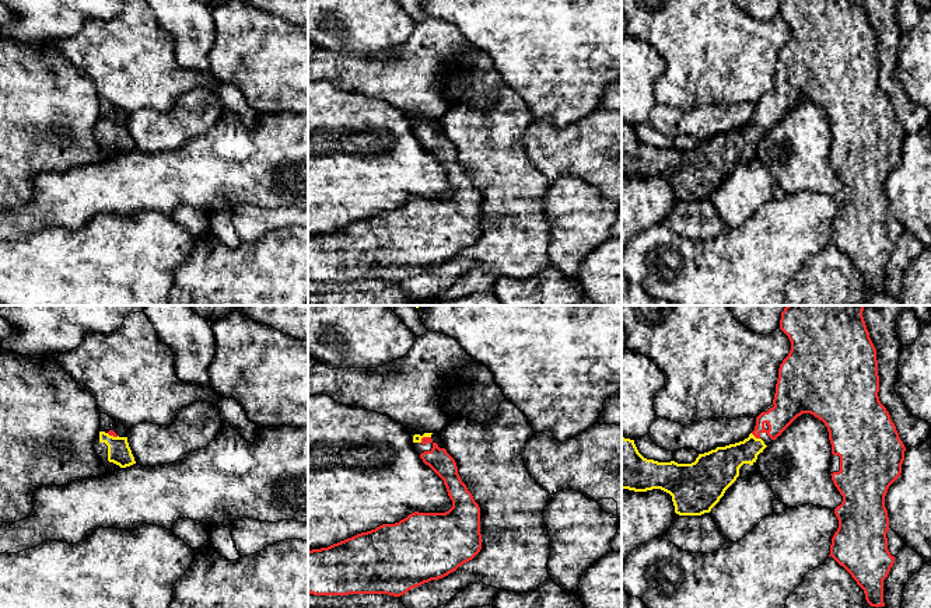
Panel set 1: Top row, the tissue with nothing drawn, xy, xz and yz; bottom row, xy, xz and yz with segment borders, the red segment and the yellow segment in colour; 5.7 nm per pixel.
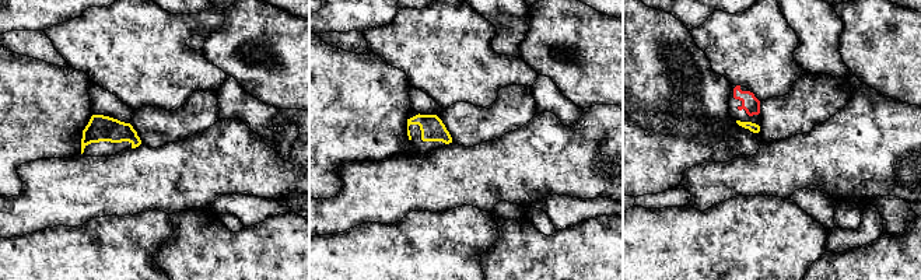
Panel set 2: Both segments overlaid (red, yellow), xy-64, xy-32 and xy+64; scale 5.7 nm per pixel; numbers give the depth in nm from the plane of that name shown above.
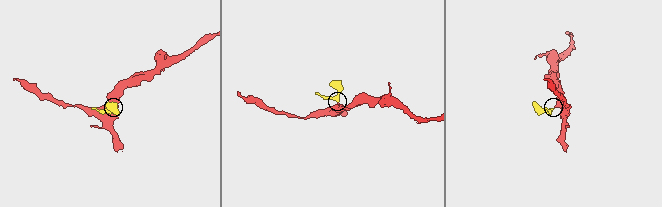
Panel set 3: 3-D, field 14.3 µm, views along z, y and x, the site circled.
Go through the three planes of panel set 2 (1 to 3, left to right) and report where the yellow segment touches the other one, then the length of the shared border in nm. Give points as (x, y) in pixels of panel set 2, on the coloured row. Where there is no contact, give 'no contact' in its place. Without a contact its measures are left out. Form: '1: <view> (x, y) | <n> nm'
1: no contact
2: no contact
3: no contact

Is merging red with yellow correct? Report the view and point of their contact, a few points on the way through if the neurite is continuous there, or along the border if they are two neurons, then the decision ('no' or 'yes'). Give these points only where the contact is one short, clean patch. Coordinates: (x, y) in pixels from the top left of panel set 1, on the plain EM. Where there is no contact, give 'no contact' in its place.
meets red in yz at (755, 122); runs through yz (787, 93), (755, 122), (738, 140), (723, 150); yes

